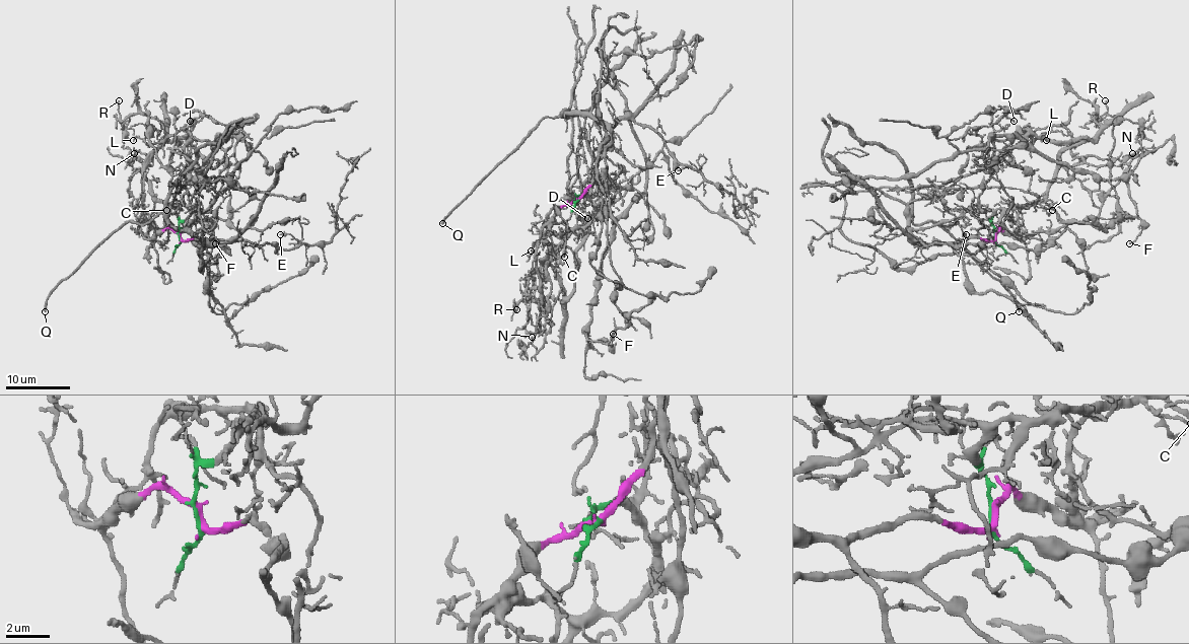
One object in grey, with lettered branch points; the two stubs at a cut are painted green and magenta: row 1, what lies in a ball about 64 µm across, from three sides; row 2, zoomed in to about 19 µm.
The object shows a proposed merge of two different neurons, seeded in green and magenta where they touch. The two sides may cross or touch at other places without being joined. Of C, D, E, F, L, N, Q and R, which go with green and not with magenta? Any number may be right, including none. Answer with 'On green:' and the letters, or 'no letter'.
On green: C, D, L, N, R

